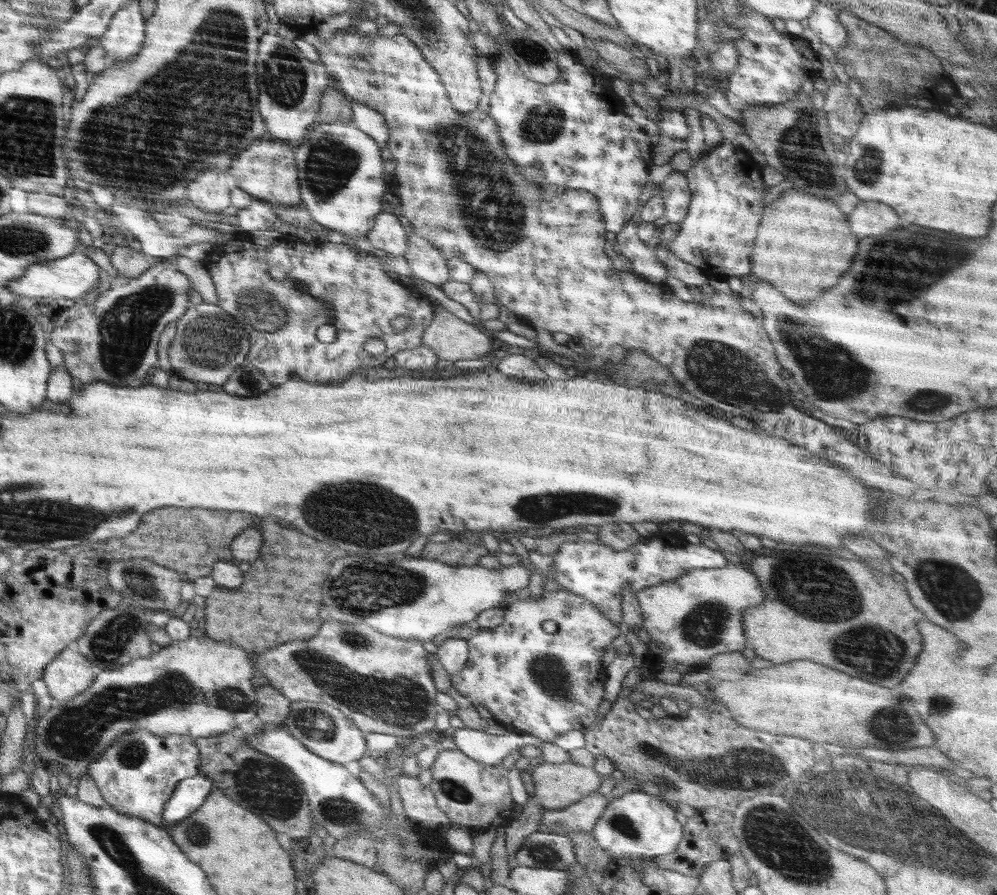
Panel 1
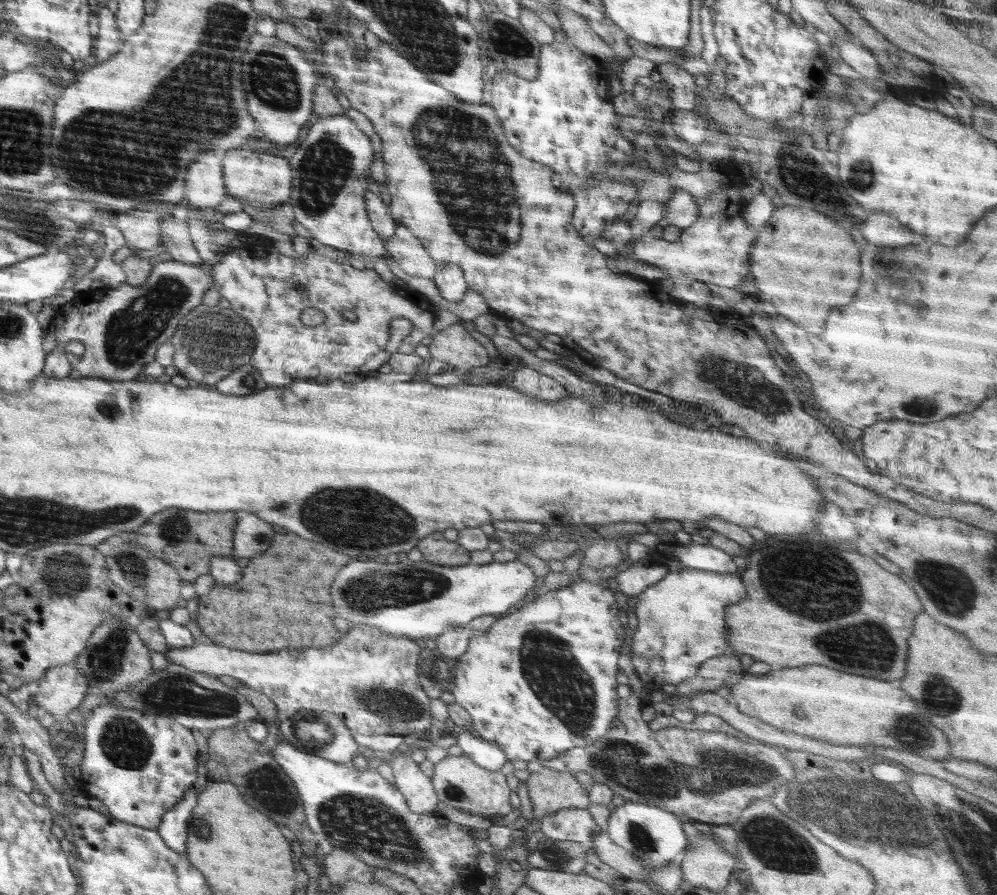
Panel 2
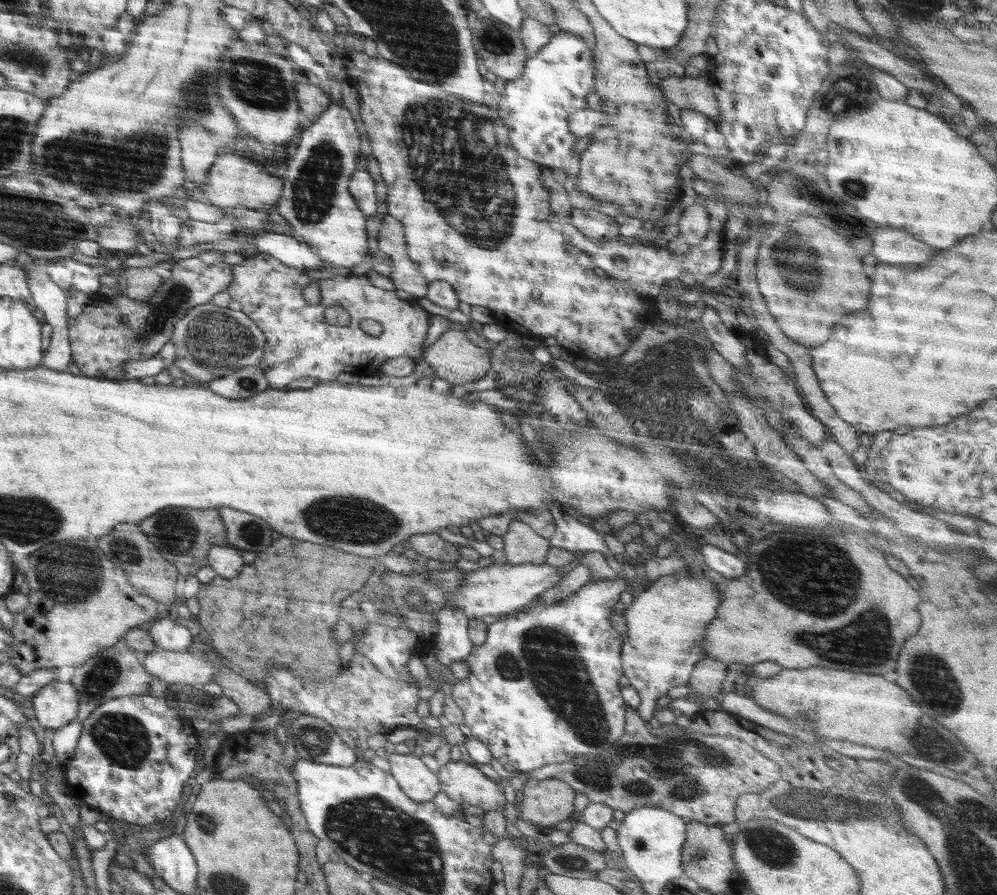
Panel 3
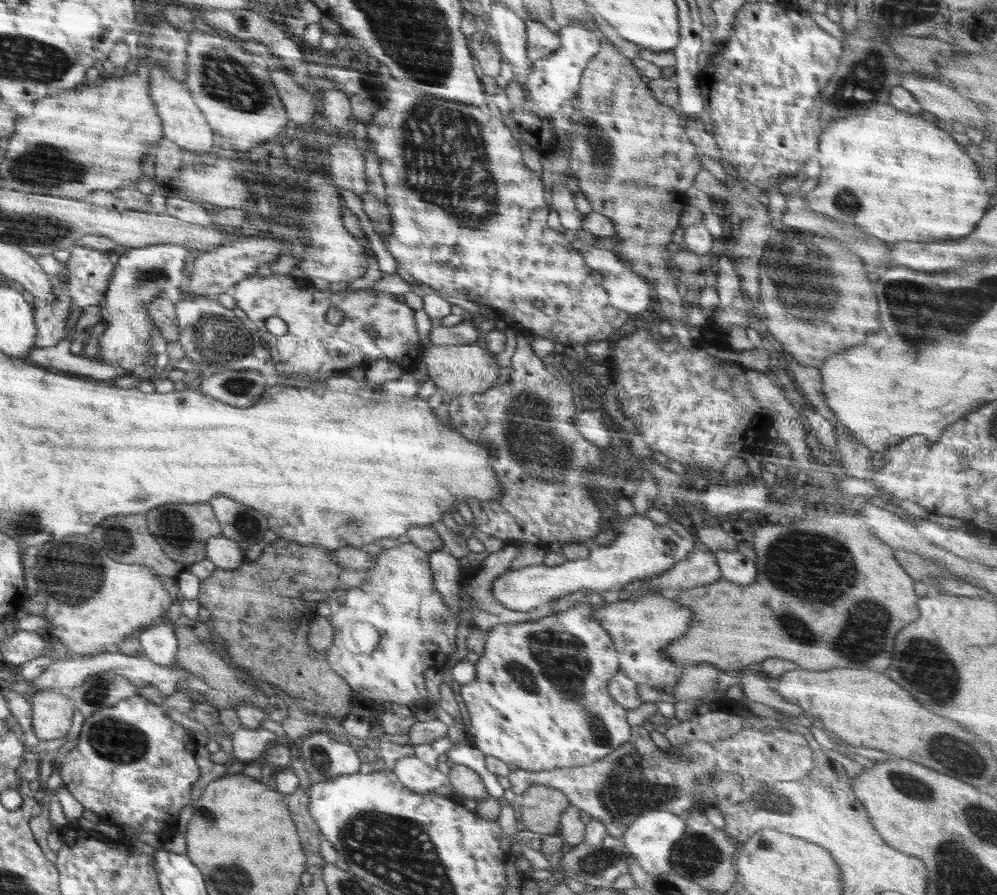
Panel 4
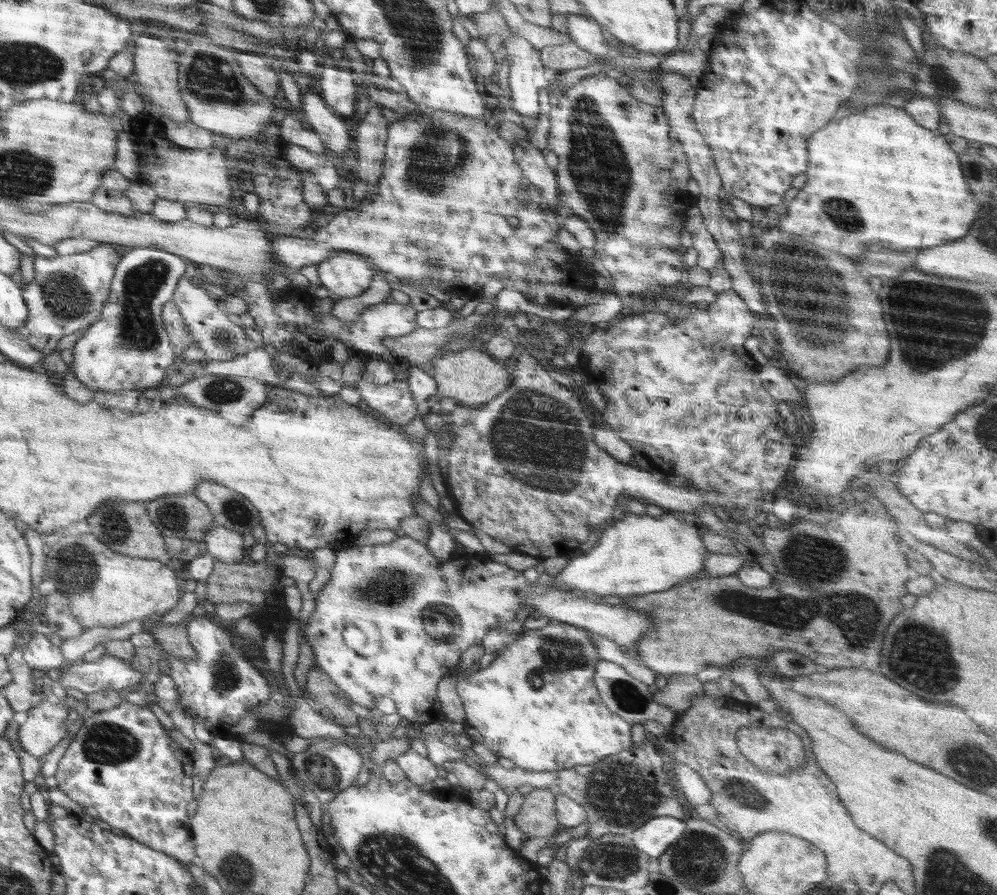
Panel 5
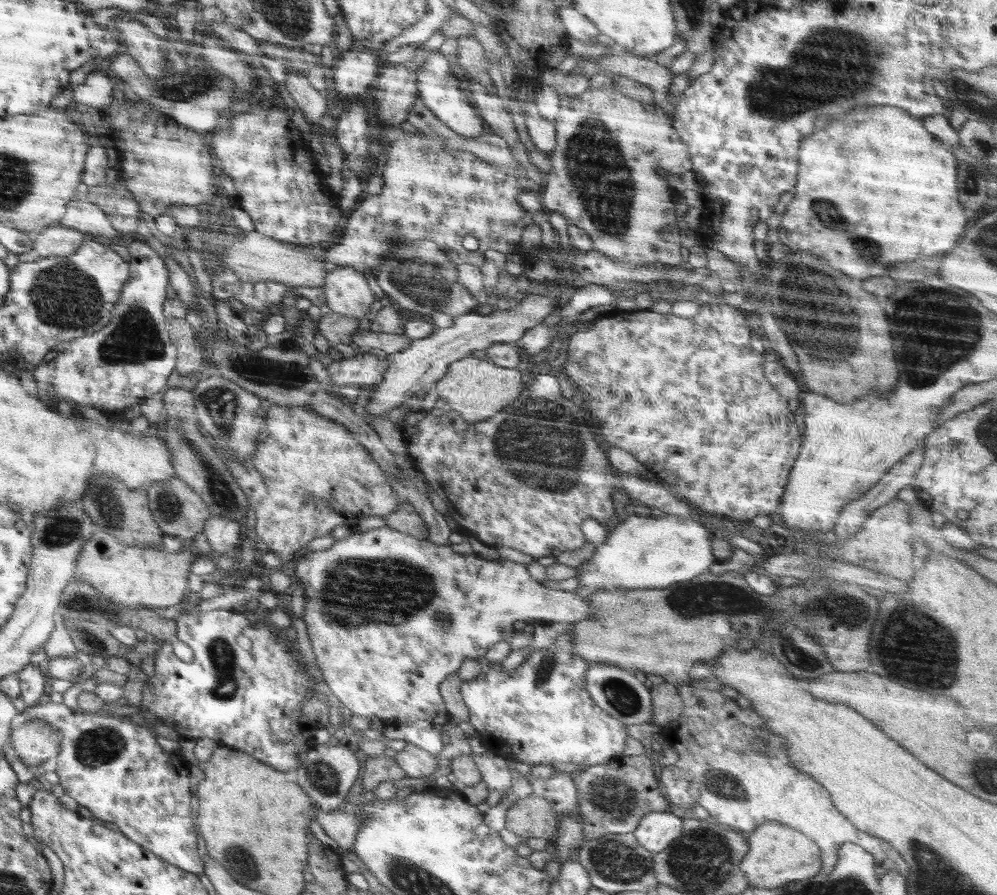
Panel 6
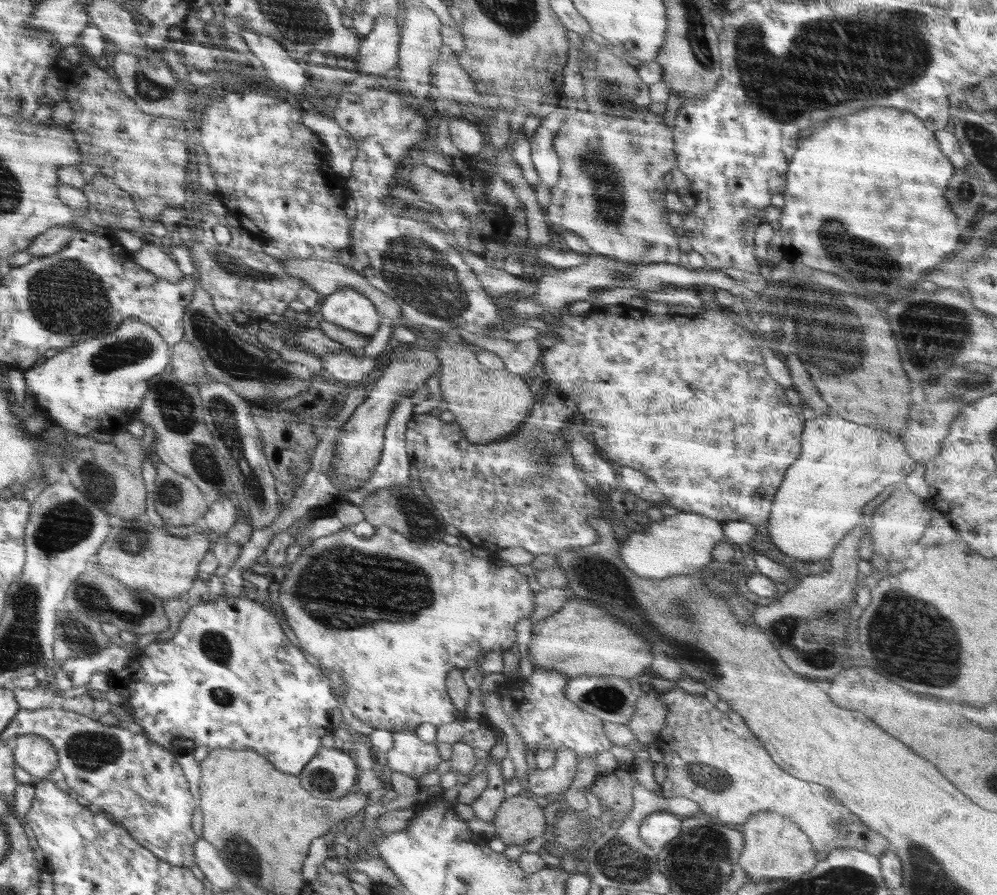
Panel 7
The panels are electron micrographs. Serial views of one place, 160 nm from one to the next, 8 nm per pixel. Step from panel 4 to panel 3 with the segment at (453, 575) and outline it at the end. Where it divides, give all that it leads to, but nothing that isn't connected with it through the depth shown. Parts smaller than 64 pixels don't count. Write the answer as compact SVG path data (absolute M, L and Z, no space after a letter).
M446 603L440 612L433 614L438 619L440 629L433 645L440 664L449 666L455 660L466 658L473 649L469 637L470 619L460 612L454 603Z

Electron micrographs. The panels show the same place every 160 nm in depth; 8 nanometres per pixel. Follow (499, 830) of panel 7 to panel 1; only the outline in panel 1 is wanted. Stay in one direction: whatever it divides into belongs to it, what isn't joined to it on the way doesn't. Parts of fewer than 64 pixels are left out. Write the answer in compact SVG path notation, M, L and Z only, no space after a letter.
M570 758L566 762L556 764L543 761L536 765L531 775L535 796L546 809L561 809L579 802L579 800L597 790L602 782L602 778L593 768L582 766Z

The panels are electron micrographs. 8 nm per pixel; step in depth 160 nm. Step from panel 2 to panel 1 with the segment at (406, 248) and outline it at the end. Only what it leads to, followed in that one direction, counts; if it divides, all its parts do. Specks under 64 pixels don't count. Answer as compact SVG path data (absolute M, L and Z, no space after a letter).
M414 231L408 235L407 249L403 256L413 274L436 286L450 281L447 259L443 257L441 250Z

